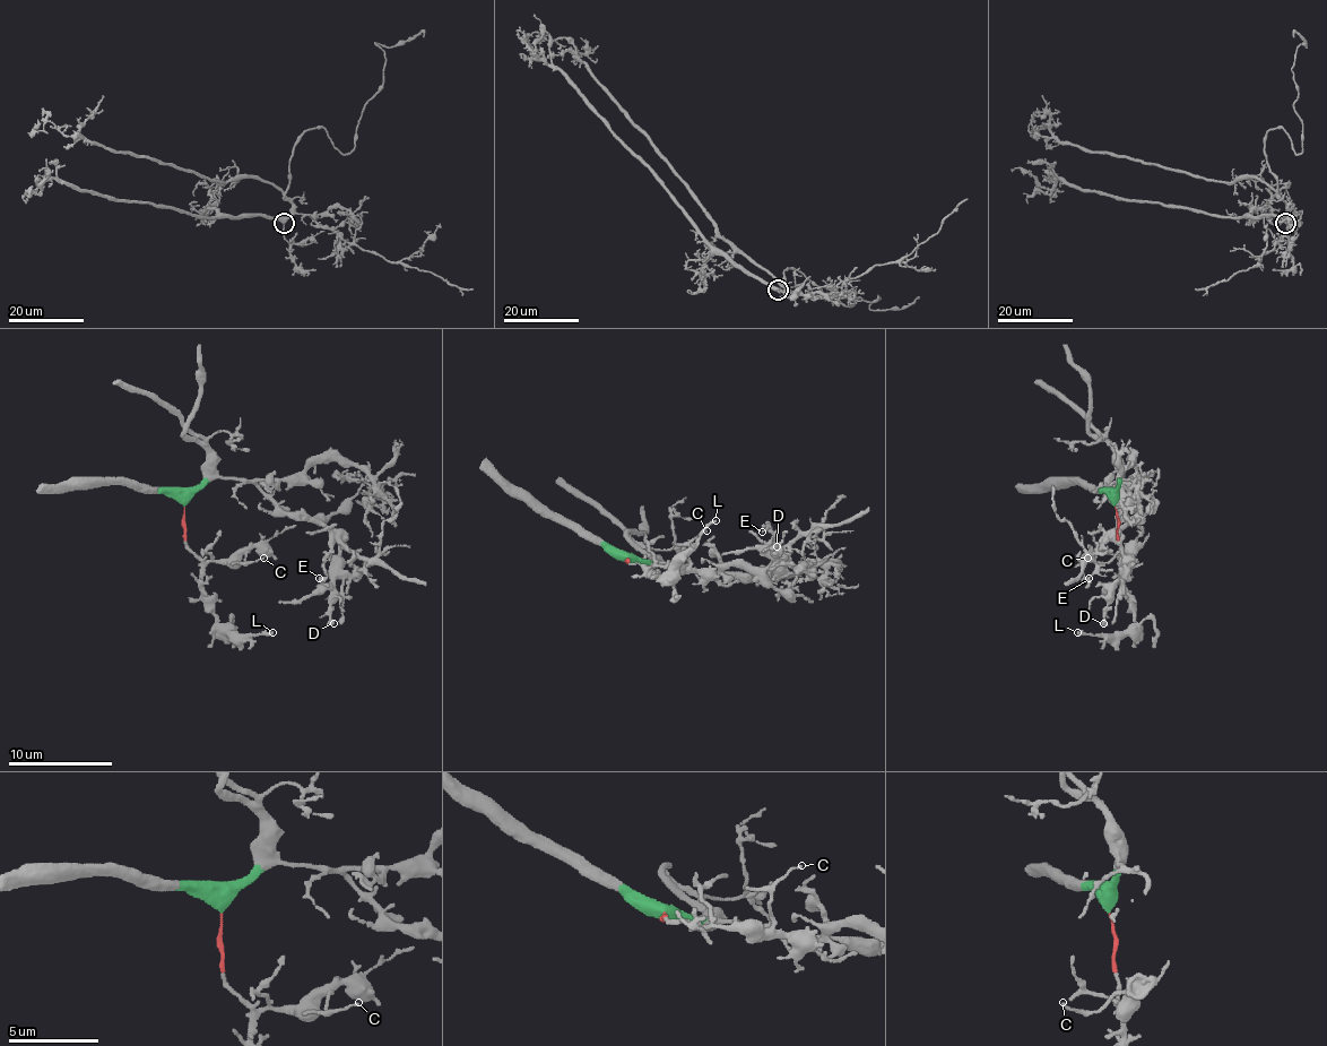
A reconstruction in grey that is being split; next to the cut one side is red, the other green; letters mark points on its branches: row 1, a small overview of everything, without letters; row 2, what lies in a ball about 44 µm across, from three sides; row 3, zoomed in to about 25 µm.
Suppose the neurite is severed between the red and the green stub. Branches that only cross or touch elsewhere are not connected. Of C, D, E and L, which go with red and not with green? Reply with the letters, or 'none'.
C, L

